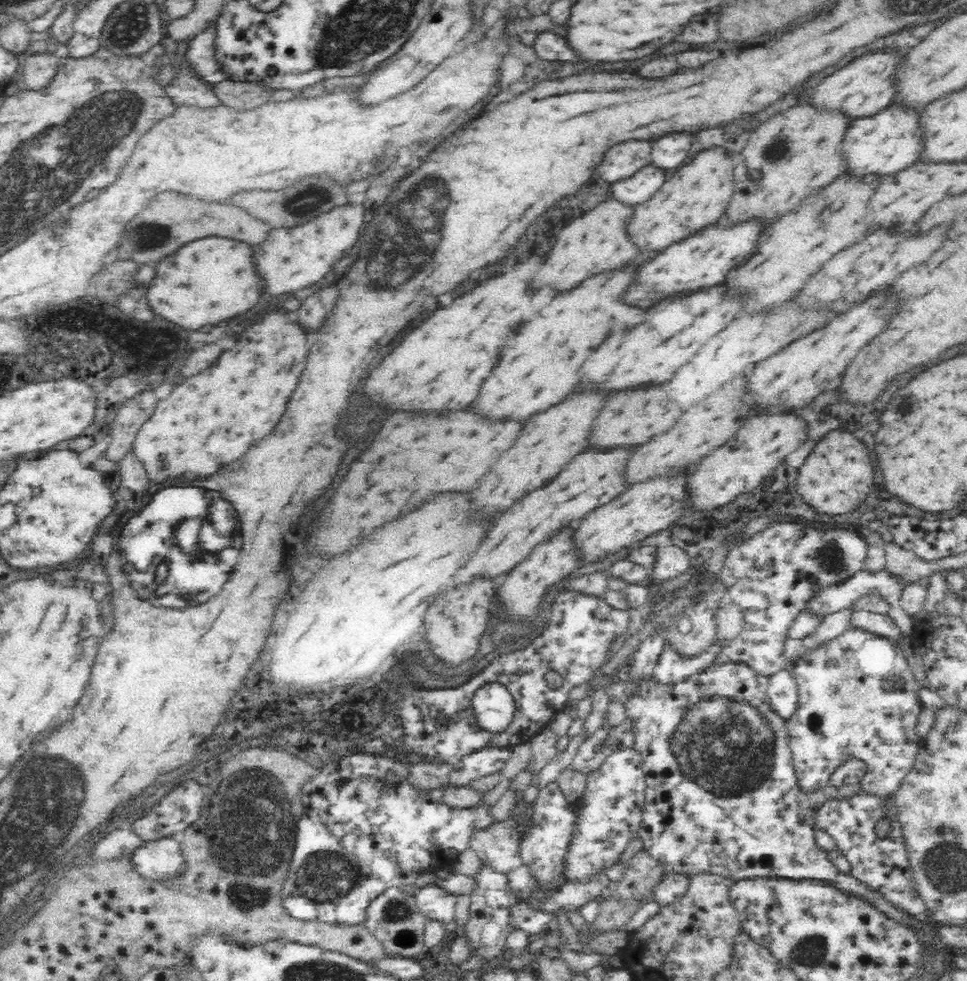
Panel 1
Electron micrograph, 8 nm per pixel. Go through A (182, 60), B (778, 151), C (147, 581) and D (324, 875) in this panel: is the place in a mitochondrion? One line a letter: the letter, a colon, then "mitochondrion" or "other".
A: other
B: mitochondrion
C: mitochondrion
D: mitochondrion

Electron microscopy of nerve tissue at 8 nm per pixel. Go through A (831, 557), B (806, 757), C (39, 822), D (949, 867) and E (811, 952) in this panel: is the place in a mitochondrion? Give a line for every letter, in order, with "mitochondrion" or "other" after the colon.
A: mitochondrion
B: other
C: mitochondrion
D: mitochondrion
E: mitochondrion

